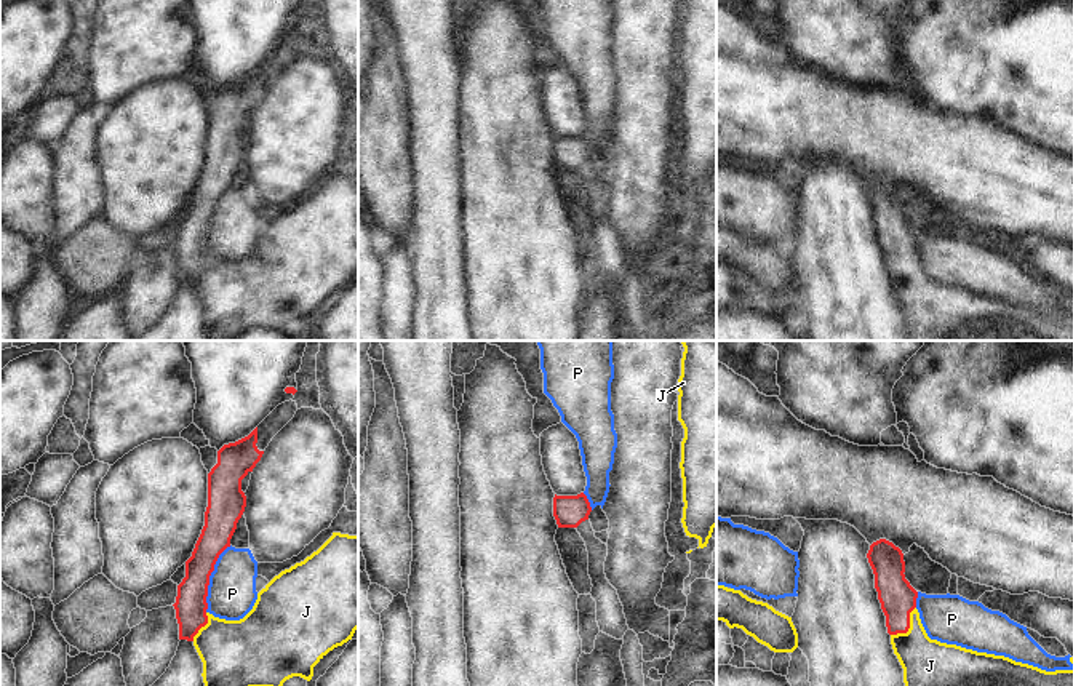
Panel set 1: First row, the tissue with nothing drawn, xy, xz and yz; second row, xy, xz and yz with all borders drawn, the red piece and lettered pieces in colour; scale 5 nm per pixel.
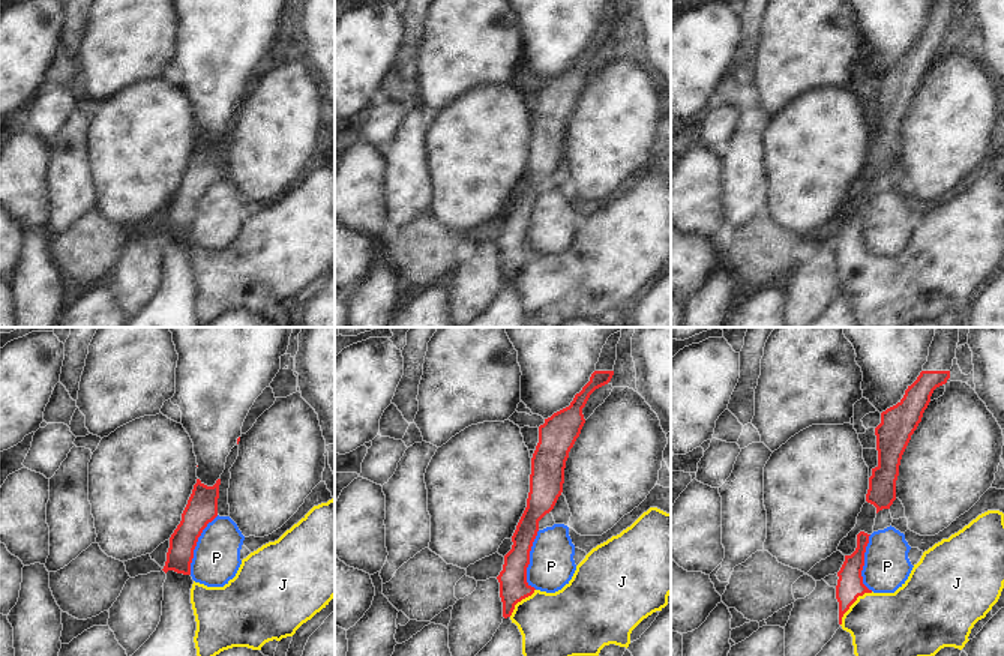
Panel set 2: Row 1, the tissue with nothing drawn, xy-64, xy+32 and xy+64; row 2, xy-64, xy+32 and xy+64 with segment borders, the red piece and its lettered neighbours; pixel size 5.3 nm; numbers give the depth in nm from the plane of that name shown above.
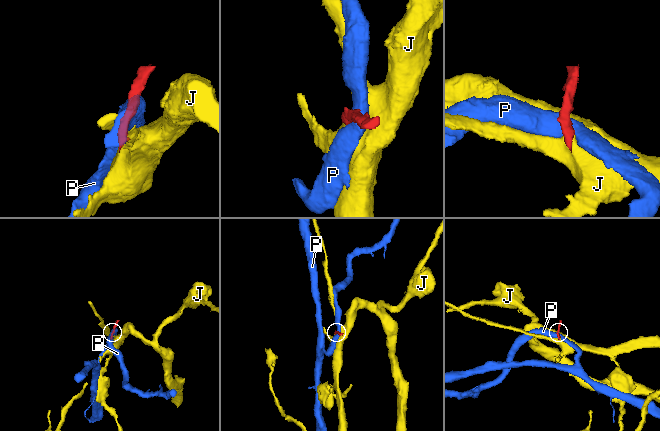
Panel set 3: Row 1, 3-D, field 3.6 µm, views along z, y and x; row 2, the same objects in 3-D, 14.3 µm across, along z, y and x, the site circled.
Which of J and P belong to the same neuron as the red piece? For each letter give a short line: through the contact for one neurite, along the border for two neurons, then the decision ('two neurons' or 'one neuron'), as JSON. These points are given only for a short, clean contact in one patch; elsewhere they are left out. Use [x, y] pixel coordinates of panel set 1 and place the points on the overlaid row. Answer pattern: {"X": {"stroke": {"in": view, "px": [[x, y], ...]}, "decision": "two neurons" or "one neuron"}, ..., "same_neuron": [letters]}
{"J": {"stroke": {"in": "yz", "px": [[897, 598], [902, 621], [909, 627], [909, 640], [926, 662]]}, "decision": "one neuron"}, "P": {"decision": "two neurons"}, "same_neuron": ["J"]}

